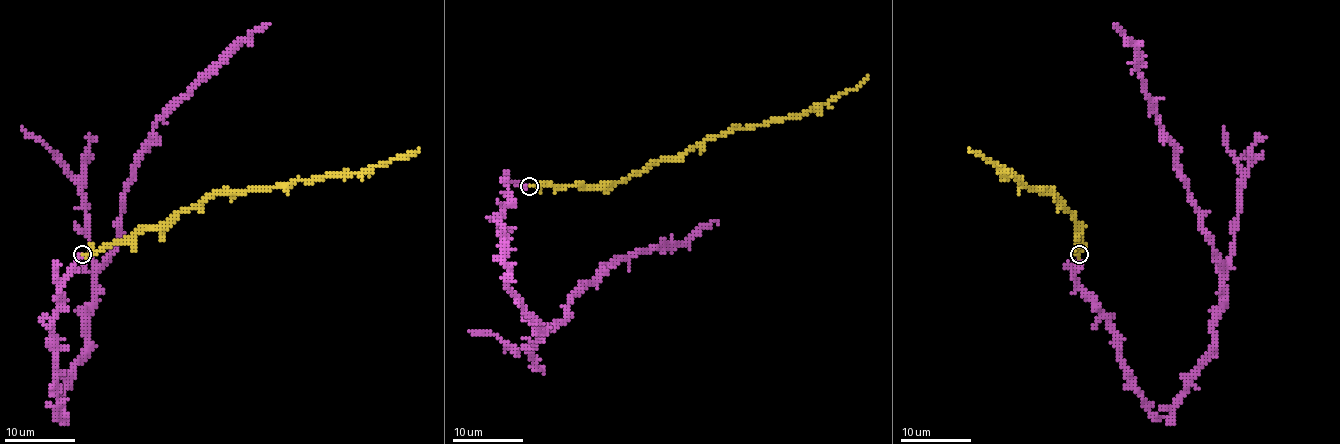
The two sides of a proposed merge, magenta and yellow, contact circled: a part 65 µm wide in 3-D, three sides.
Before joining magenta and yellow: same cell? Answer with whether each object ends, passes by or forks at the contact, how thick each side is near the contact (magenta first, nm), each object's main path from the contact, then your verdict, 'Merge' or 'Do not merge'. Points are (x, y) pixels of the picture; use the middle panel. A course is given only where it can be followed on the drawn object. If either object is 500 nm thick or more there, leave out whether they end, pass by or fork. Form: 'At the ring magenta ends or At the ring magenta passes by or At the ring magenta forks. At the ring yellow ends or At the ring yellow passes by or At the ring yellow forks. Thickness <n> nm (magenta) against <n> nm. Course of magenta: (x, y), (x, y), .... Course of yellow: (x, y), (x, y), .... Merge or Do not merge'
At the ring magenta ends. At the ring yellow ends. Thickness 200 nm (magenta) against 240 nm. Course of magenta: (529, 186), (509, 184), (504, 261), (507, 288), (541, 328), (564, 320), (600, 272), (717, 224). Course of yellow: (529, 186), (612, 186), (705, 140), (818, 110), (868, 74). Merge

